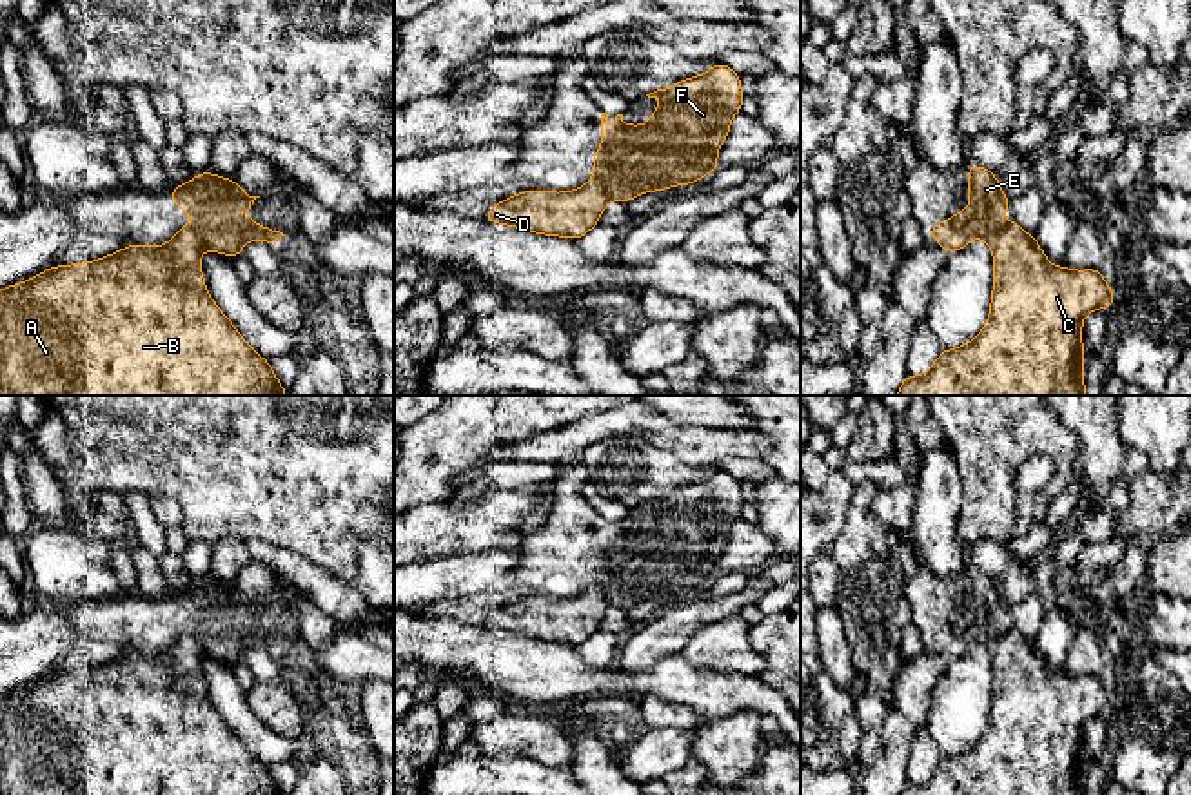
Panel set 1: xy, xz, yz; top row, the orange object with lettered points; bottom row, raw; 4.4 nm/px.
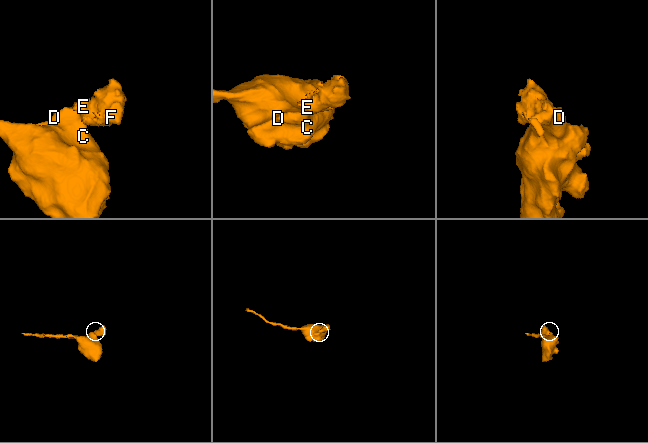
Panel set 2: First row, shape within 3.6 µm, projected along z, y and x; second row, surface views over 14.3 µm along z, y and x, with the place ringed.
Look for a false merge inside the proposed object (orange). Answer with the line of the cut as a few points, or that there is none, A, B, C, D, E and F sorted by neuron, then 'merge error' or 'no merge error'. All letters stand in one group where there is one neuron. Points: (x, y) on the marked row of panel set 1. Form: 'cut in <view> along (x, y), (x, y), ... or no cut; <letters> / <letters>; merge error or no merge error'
cut in xz along (594, 176), (610, 198); A B C D / E F; merge error

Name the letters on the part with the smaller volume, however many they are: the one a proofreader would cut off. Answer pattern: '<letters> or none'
E, F

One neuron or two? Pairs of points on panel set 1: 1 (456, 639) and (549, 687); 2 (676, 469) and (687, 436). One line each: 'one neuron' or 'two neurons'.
1: one neuron
2: two neurons

